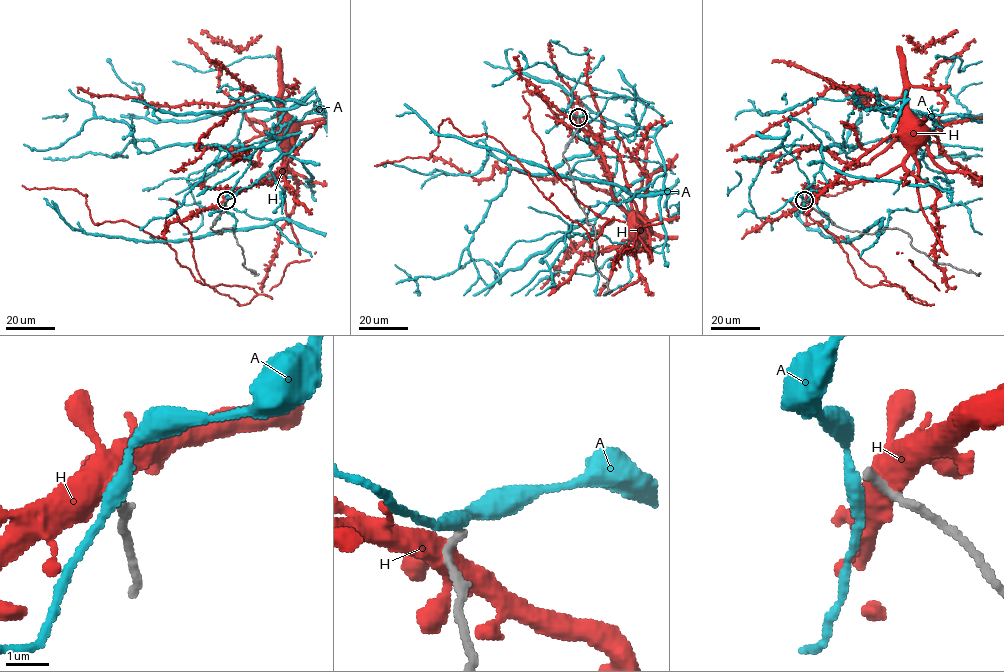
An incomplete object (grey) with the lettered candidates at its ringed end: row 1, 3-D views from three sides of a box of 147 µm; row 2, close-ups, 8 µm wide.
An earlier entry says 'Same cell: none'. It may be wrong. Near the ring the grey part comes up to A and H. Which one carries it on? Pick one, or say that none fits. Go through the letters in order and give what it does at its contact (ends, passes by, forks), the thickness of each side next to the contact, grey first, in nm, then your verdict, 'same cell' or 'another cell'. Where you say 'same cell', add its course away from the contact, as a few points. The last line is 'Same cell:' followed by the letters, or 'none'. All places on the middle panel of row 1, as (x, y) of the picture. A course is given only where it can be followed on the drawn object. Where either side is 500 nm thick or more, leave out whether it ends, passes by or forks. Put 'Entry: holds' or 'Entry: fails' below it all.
A: it passes by | 190/300 nm | another cell
H: it forks | 240/480 nm | another cell
Same cell: none
Entry: holds

